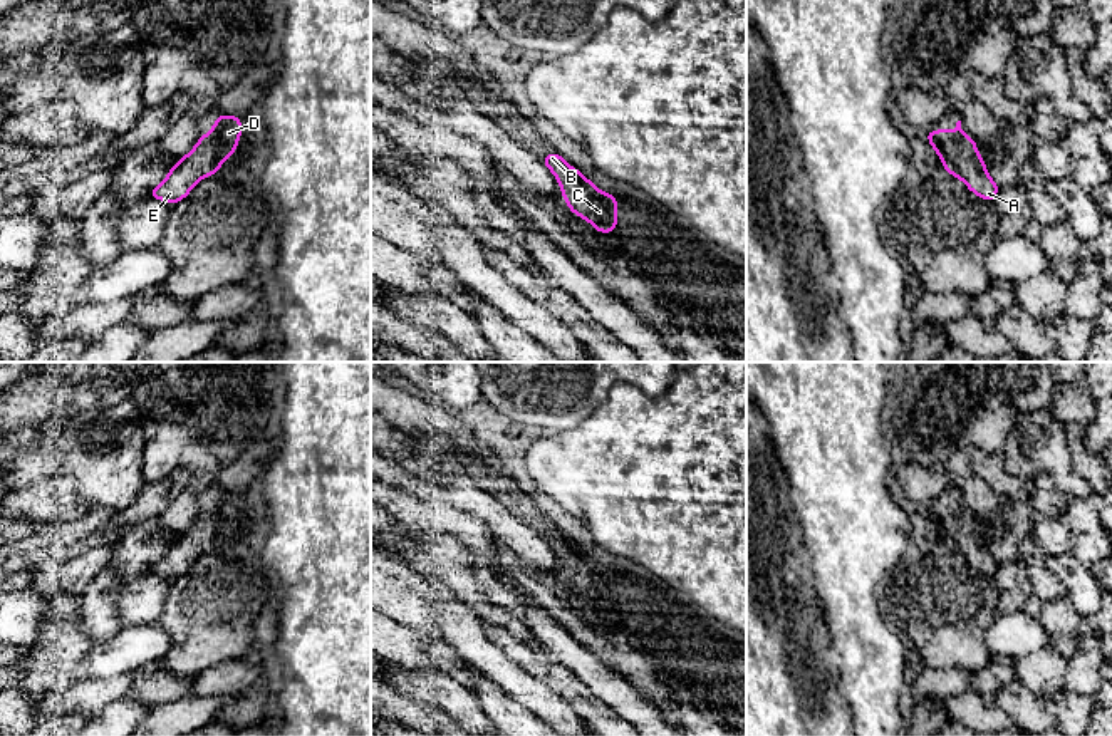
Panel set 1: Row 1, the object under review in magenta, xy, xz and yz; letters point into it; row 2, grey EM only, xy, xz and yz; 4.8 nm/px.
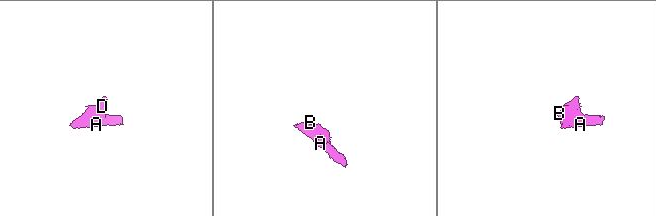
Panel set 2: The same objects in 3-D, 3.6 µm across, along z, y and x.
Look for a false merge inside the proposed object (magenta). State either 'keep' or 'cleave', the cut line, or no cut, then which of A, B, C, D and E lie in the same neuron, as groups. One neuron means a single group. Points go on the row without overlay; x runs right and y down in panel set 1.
keep; cut none; groups A B C D E

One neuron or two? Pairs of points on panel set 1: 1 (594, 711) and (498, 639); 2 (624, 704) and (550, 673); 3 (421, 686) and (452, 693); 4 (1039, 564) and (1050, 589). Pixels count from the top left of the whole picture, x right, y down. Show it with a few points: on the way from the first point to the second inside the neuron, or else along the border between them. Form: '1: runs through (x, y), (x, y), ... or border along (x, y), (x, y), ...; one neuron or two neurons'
1: runs through (571, 689), (539, 663), (522, 654); one neuron
2: border along (559, 664), (564, 664), (618, 716); two neurons
3: runs through (428, 688), (445, 693); one neuron
4: runs through (1039, 570), (1044, 582); one neuron

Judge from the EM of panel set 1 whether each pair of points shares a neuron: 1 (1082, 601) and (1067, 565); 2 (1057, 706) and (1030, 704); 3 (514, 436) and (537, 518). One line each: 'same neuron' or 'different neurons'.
1: same neuron
2: different neurons
3: different neurons

